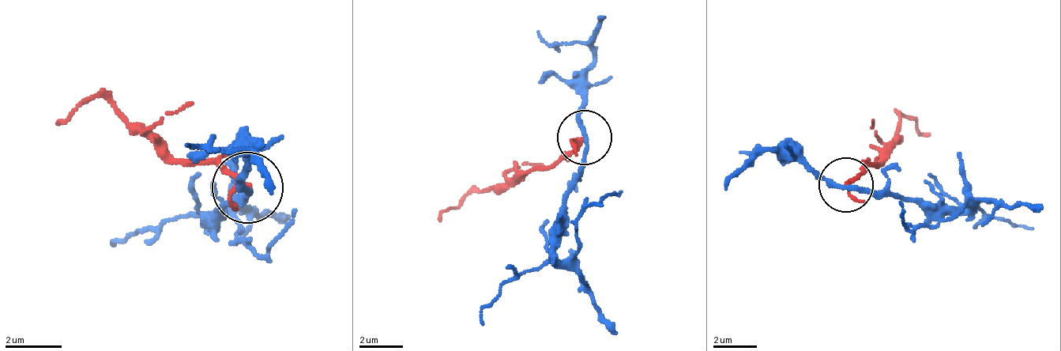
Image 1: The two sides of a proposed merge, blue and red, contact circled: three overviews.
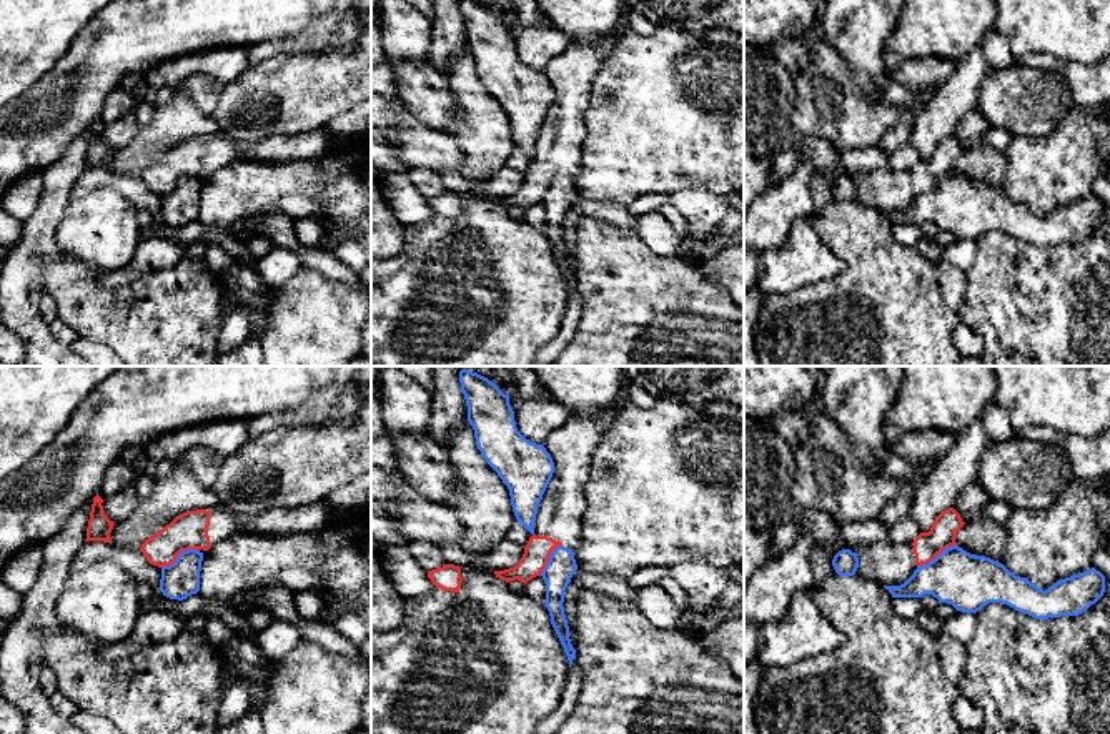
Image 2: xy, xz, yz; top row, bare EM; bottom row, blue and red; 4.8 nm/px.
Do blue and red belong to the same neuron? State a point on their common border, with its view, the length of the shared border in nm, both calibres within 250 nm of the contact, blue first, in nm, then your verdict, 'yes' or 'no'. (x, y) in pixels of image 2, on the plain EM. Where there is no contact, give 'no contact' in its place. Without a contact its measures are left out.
meets blue in xy at (178, 182); contact 200 nm long; 180 nm thick on the blue side, 180 nm on the other; no

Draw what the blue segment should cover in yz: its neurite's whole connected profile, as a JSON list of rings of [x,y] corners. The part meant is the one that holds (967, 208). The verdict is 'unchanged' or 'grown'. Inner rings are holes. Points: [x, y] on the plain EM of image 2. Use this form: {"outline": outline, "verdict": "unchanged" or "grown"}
{"outline": [[[950,173],[934,188],[917,193],[900,213],[884,213],[892,225],[932,221],[962,240],[977,240],[989,230],[1002,230],[1035,246],[1078,243],[1105,220],[1105,203],[1095,195],[1038,216],[1003,191]]], "verdict": "unchanged"}

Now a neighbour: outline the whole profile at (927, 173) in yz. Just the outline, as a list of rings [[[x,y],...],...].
[[[949,135],[935,145],[929,160],[920,160],[912,170],[874,170],[865,173],[840,170],[830,175],[817,175],[812,180],[812,215],[820,213],[829,205],[839,203],[832,193],[832,186],[842,176],[850,176],[859,185],[859,195],[854,203],[880,213],[900,213],[919,193],[934,188],[944,176],[955,173],[957,158],[964,151],[960,141],[954,135]]]

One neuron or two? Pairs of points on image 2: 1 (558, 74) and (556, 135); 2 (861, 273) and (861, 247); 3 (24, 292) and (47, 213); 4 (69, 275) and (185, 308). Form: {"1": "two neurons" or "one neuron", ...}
{"1": "one neuron", "2": "one neuron", "3": "one neuron", "4": "one neuron"}

